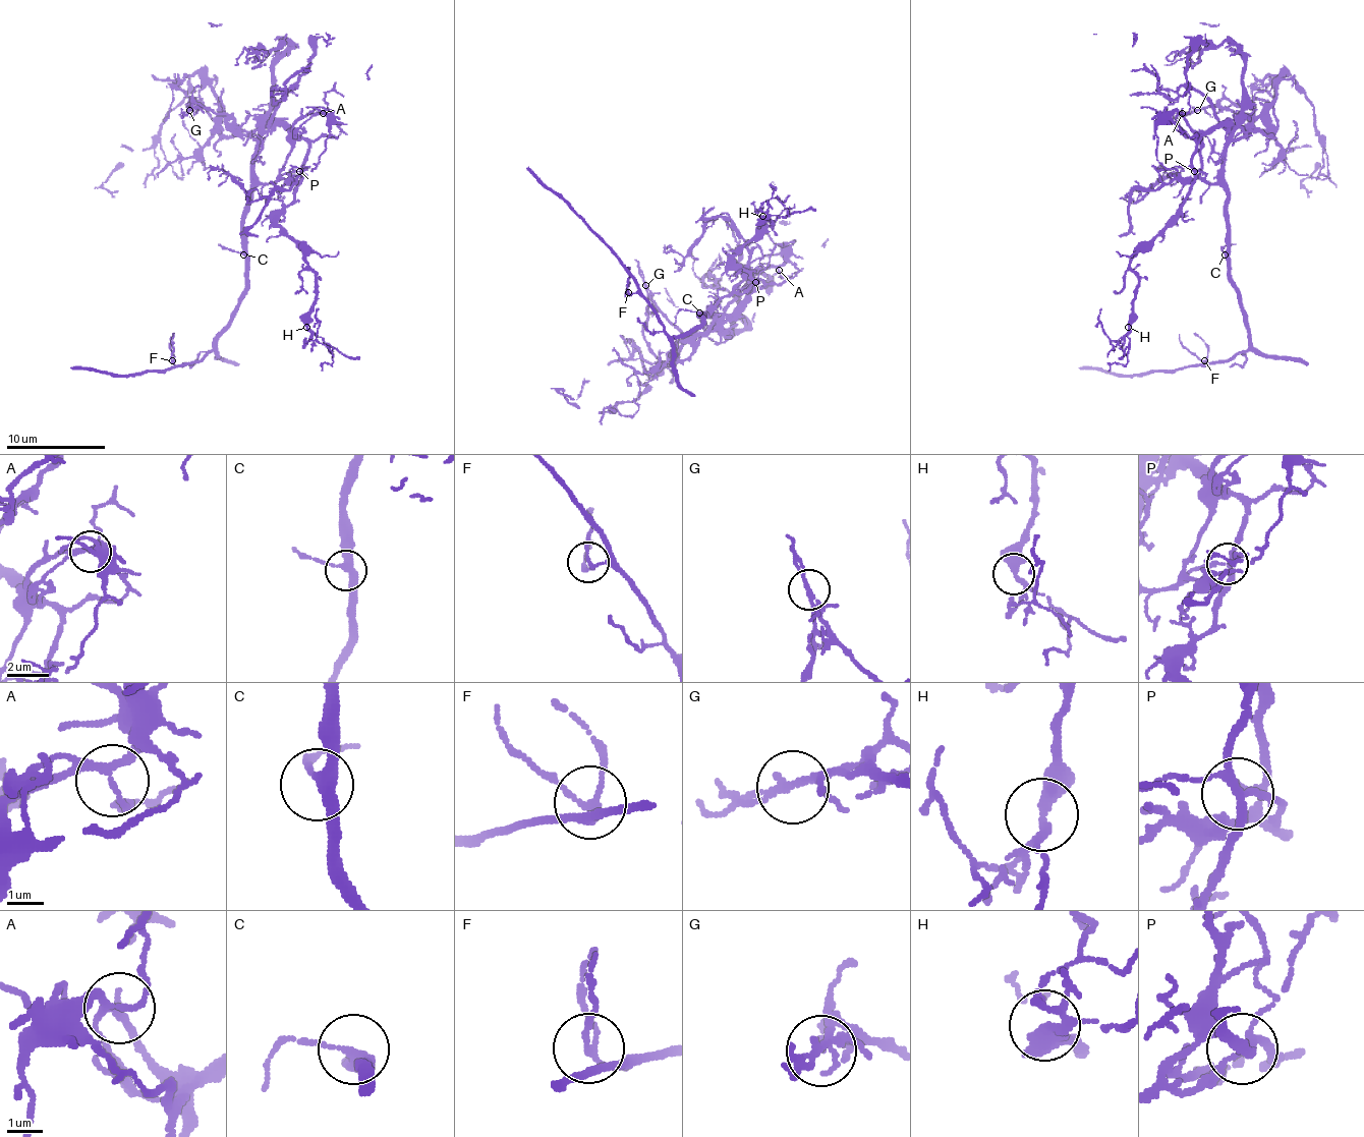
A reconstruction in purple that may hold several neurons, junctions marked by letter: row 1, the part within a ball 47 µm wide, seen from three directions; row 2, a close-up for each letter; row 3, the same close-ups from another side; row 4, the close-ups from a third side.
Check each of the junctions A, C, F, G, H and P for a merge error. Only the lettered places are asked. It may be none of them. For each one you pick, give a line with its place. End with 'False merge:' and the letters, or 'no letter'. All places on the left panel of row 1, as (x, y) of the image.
G: at (189, 110)
P: at (299, 171)
False merge: G, P

